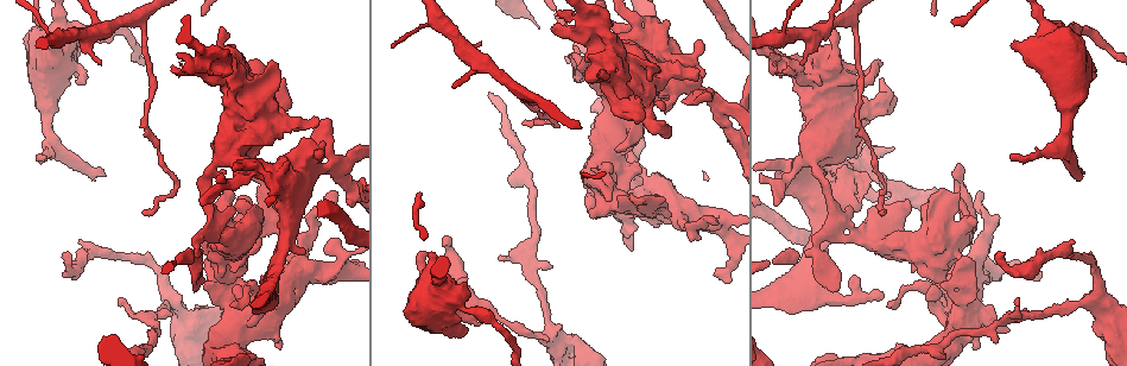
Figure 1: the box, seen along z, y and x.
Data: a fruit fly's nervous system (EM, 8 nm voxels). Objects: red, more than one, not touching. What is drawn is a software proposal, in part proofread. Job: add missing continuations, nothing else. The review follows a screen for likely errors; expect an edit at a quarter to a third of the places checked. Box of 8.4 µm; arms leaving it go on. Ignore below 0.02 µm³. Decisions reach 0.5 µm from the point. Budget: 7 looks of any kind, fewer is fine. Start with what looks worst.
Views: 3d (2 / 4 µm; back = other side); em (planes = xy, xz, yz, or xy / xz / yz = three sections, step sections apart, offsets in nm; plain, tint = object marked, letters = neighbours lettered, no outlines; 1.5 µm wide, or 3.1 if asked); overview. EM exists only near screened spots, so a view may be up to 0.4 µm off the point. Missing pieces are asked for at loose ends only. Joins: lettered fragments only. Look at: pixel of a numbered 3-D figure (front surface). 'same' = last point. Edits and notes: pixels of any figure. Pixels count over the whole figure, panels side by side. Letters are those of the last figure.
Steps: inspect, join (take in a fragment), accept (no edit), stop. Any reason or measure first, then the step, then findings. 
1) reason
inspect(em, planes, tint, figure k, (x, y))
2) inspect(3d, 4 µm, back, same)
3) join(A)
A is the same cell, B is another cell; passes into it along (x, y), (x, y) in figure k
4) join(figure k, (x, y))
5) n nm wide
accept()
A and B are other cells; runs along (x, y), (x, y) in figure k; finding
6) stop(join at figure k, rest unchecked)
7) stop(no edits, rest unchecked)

end of a long branch
inspect(3d, 4 µm, figure 1, (448, 242))

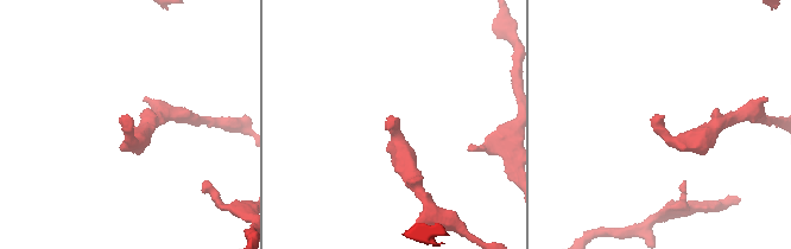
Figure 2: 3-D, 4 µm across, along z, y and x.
inspect(em, xz, step 4, tint, figure 2, (657, 115))

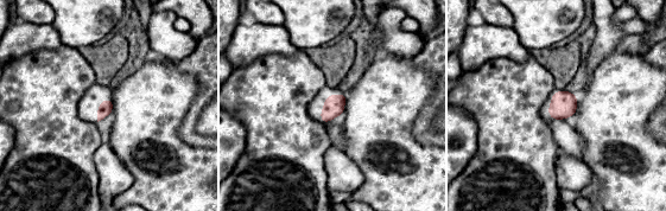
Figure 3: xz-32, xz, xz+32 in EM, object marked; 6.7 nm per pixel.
inspect(em, planes, letters, same)

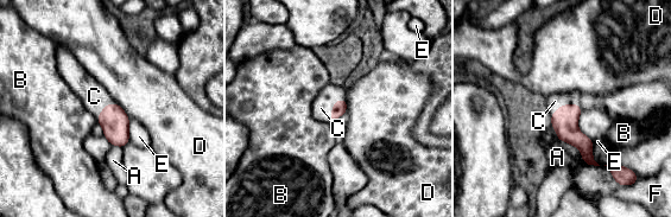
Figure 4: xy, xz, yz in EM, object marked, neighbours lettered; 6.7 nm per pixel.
join(C)
C is the same cell, A, B, D, E and F are other cells; it goes on there

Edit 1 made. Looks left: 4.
inspect(overview)

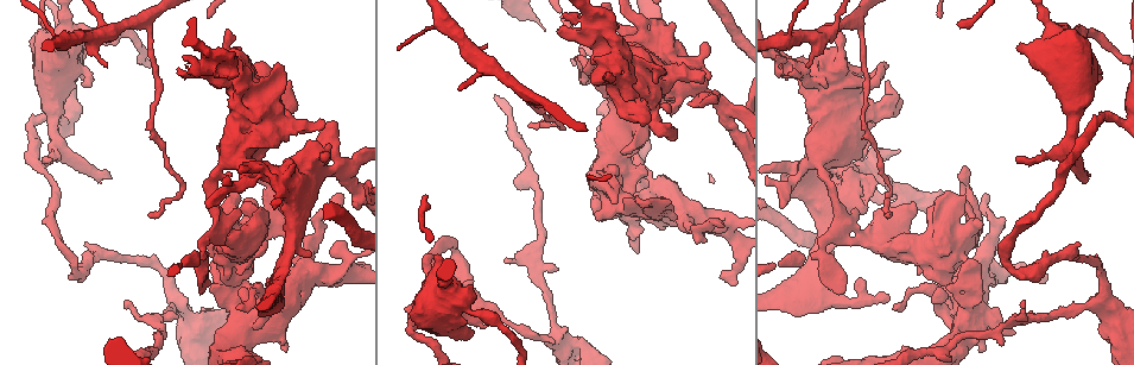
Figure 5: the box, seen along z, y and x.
thick end
inspect(em, xy, step 8, letters, figure 5, (472, 334))

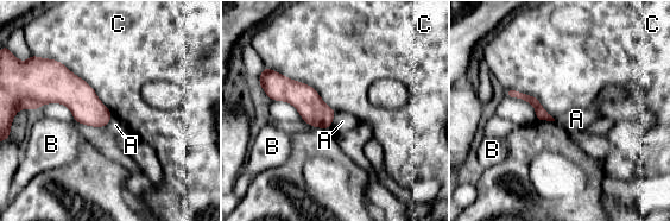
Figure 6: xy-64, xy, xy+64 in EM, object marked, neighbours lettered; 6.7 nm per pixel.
inspect(em, planes, letters, same)

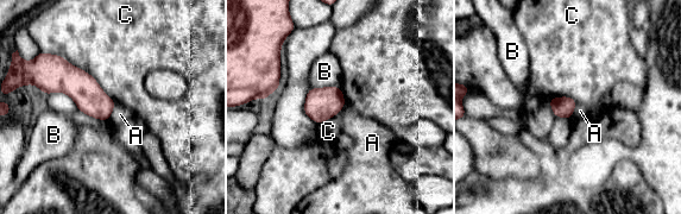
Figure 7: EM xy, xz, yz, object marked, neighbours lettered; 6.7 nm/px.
accept()
A, B and C are other cells; no lettered fragment goes on from it

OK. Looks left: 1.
branch stops here
inspect(em, planes, letters, figure 5, (431, 253))

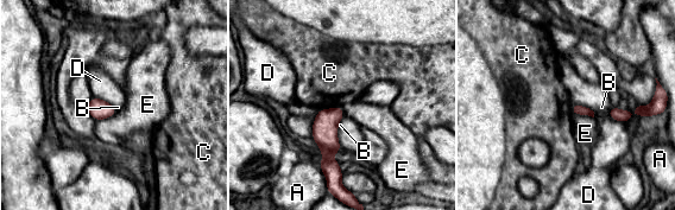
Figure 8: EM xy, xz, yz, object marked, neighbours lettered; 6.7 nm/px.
B touches over 200 nm
accept()
A, B, C, D and E are other cells; runs along (339, 109), (327, 122), (336, 177) in figure 8; none of them fits

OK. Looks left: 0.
stop(join at figure 4, rest unchecked)

